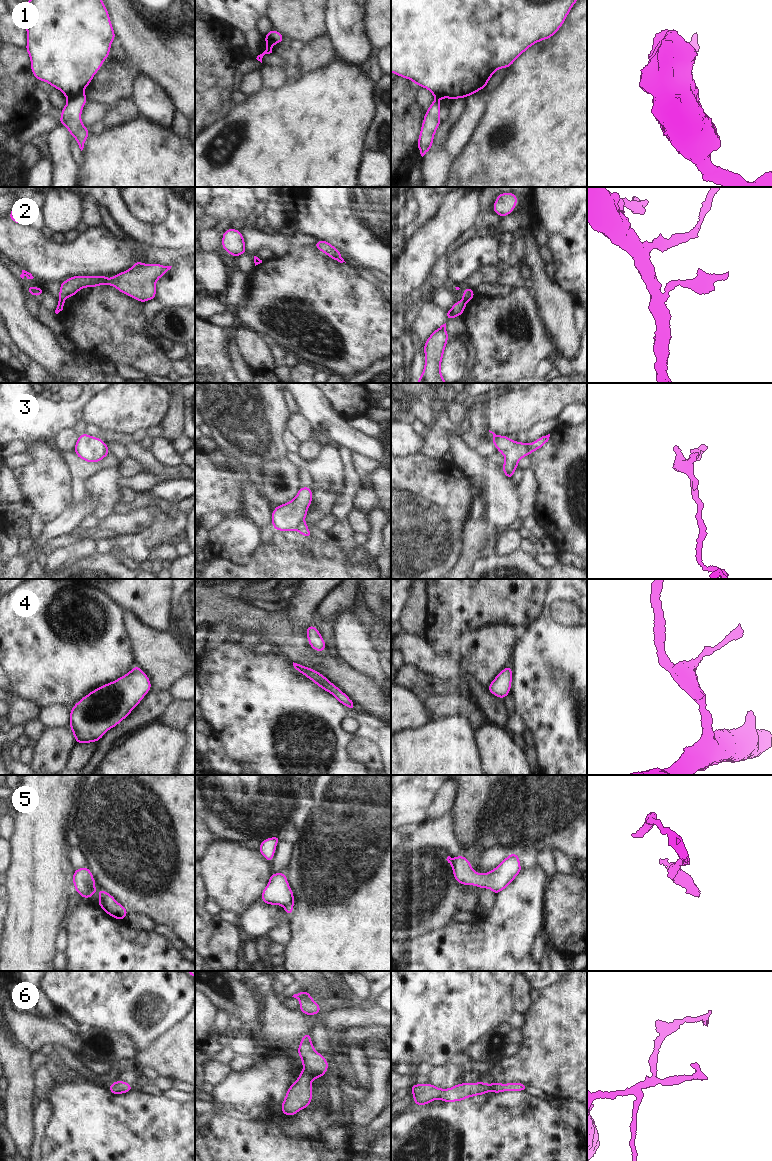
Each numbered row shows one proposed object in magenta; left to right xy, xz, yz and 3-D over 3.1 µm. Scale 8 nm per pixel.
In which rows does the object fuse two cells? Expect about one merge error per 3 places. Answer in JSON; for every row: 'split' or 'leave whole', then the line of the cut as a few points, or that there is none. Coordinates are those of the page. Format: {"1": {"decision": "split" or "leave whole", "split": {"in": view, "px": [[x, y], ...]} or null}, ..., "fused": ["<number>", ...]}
{"1": {"decision": "split", "split": {"in": "xy", "px": [[82, 92], [68, 99]]}}, "2": {"decision": "split", "split": {"in": "xy", "px": [[58, 300], [63, 301]]}}, "3": {"decision": "split", "split": {"in": "xz", "px": [[303, 519], [295, 529]]}}, "4": {"decision": "leave whole", "split": null}, "5": {"decision": "leave whole", "split": null}, "6": {"decision": "leave whole", "split": null}, "fused": ["1", "2", "3"]}

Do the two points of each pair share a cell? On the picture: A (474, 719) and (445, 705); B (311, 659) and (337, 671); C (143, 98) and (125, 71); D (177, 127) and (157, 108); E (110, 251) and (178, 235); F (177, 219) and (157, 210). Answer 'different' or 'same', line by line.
A: same
B: same
C: different
D: different
E: different
F: different

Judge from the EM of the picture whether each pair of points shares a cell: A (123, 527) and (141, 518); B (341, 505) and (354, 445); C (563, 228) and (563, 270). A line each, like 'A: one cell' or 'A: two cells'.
A: one cell
B: two cells
C: one cell

